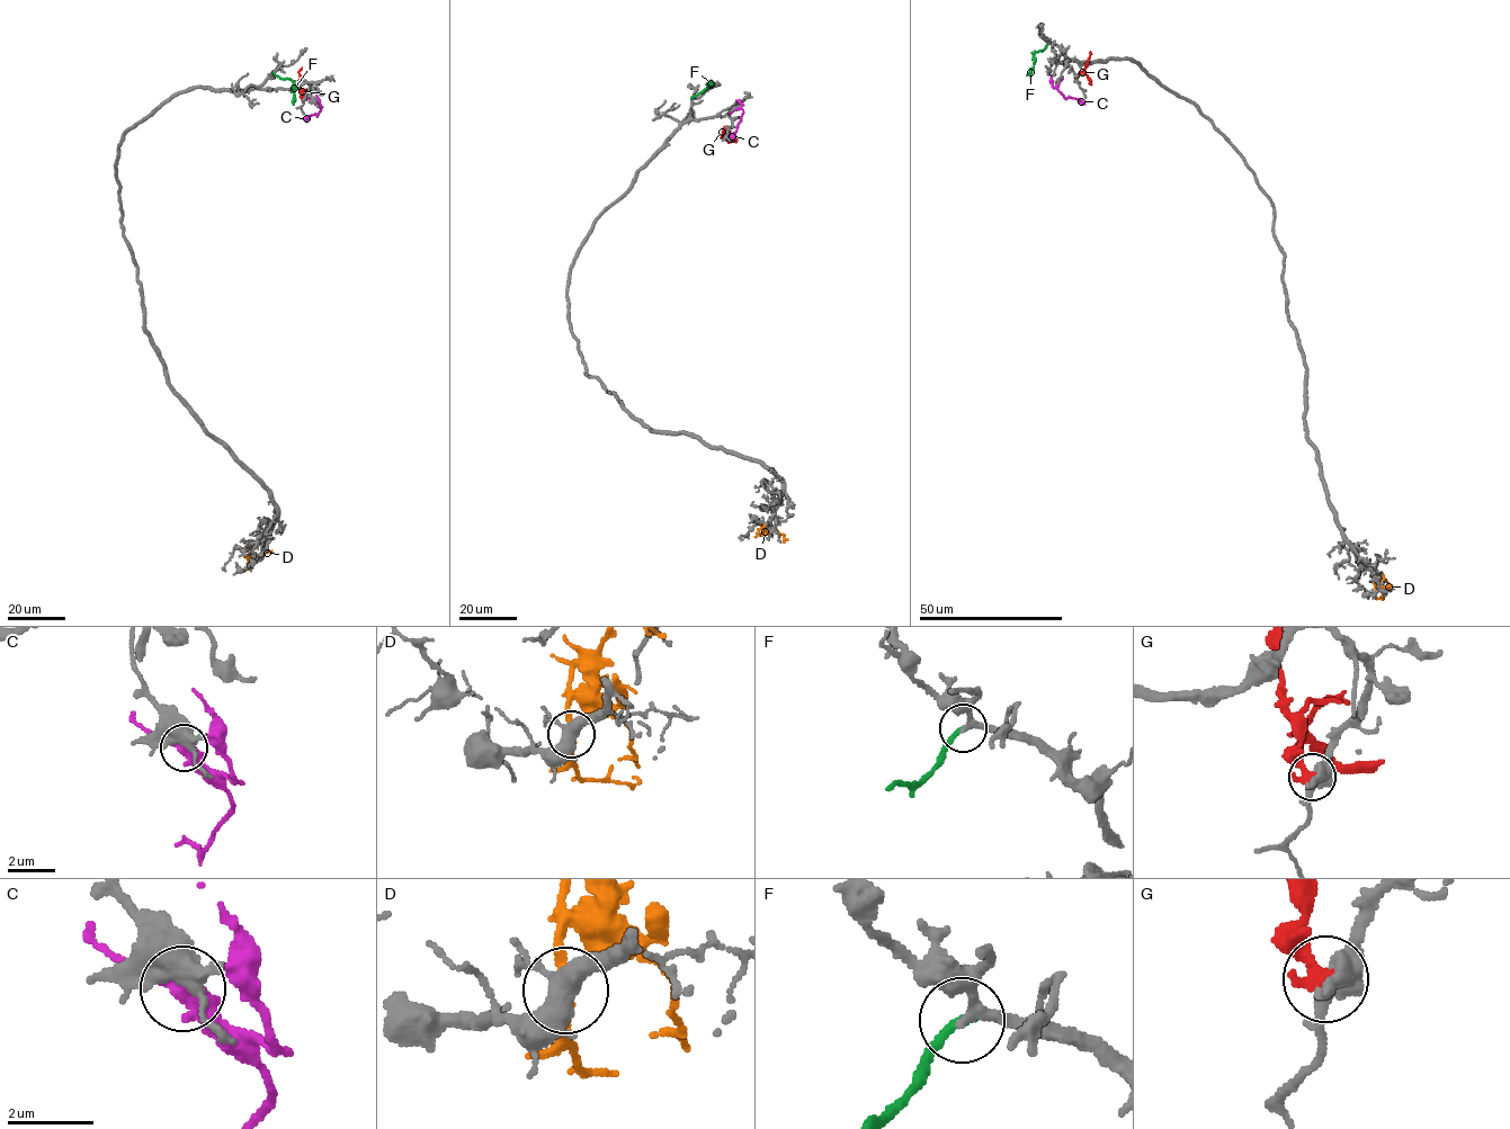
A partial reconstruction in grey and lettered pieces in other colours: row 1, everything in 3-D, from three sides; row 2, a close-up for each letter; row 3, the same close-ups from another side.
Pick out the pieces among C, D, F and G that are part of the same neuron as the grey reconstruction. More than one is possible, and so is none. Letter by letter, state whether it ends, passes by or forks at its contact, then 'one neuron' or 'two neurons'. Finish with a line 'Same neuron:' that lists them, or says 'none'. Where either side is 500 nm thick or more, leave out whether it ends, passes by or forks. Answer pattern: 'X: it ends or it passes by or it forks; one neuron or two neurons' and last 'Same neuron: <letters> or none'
C: it passes by; one neuron
D: it passes by; two neurons
F: it ends; one neuron
G: it ends; two neurons
Same neuron: C, F

